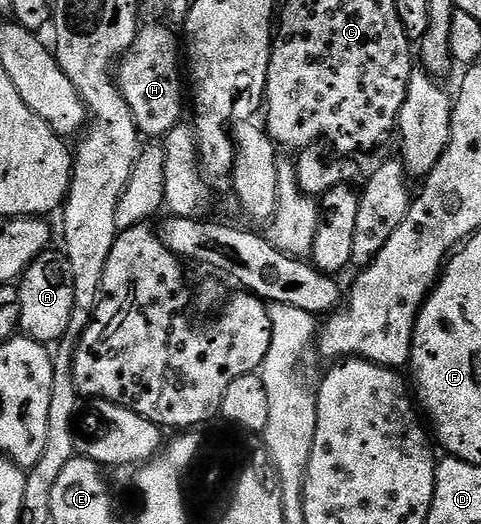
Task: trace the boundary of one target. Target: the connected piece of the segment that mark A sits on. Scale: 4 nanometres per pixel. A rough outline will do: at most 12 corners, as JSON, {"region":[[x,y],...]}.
{"region":[[47,250],[16,284],[21,335],[65,338],[74,305],[65,251]]}

